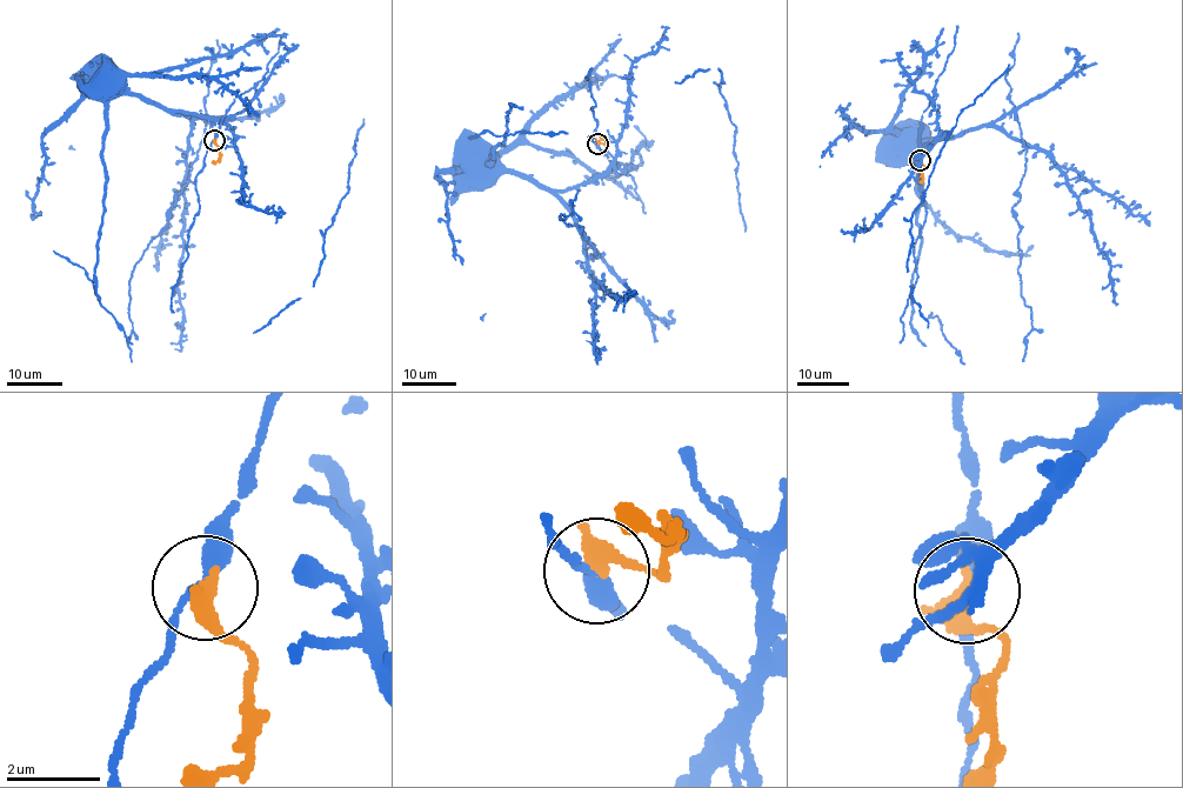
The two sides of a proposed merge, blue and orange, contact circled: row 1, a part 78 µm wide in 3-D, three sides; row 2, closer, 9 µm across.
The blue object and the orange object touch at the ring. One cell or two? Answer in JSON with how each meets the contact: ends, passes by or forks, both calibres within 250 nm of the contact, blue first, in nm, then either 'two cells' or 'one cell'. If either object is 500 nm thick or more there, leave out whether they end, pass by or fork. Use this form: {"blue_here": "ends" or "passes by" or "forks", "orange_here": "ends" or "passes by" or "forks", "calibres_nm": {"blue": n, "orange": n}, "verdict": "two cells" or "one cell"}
{"blue_here": "passes by", "orange_here": "ends", "calibres_nm": {"blue": 260, "orange": 460}, "verdict": "two cells"}

